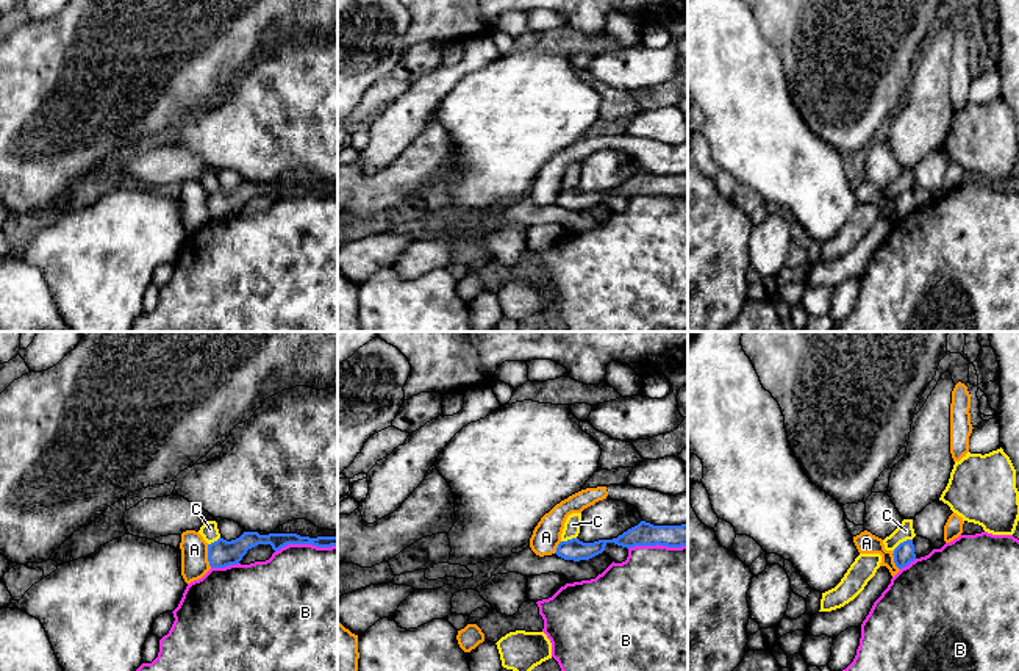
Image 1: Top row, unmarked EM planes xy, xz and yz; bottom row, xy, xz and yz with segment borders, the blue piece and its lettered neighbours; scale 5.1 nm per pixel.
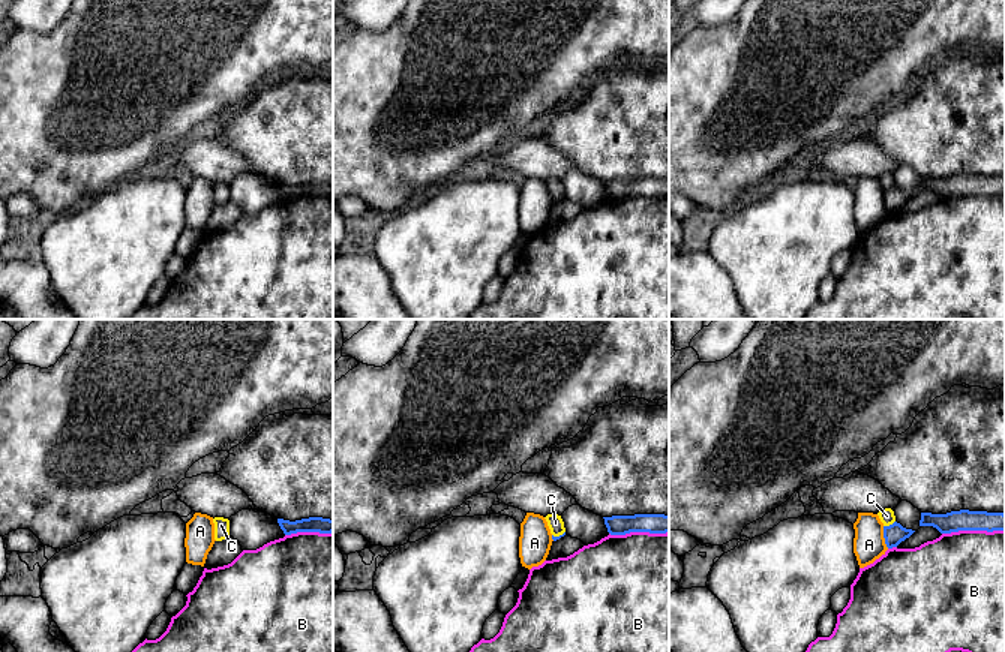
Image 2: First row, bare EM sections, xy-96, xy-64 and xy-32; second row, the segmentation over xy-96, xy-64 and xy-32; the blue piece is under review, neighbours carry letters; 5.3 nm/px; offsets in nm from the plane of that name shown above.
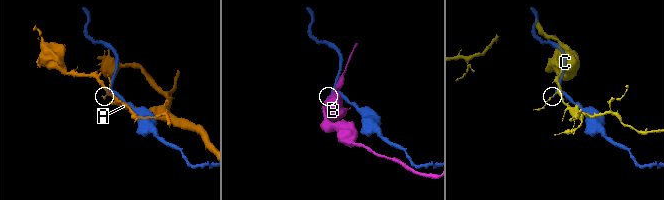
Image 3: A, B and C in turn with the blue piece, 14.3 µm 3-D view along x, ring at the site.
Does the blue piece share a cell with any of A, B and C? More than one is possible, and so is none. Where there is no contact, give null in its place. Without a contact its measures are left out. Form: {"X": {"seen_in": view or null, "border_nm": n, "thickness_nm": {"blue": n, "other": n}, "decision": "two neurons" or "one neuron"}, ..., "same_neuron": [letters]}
{"A": {"seen_in": "xy", "border_nm": 120, "thickness_nm": {"blue": 140, "other": 140}, "decision": "two neurons"}, "B": {"seen_in": "xy", "border_nm": 320, "thickness_nm": {"blue": 80, "other": 480}, "decision": "two neurons"}, "C": {"seen_in": "yz", "border_nm": 120, "thickness_nm": {"blue": 110, "other": 90}, "decision": "two neurons"}, "same_neuron": []}

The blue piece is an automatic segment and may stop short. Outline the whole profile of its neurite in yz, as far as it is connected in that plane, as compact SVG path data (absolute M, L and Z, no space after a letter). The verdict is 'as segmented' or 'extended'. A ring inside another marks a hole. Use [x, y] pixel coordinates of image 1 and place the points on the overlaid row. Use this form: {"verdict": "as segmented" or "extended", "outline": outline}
{"verdict": "as segmented", "outline": "M906 540L903 543L900 543L896 549L894 549L894 563L899 569L908 566L911 562L916 560L916 554L914 554L914 544L913 540Z"}

